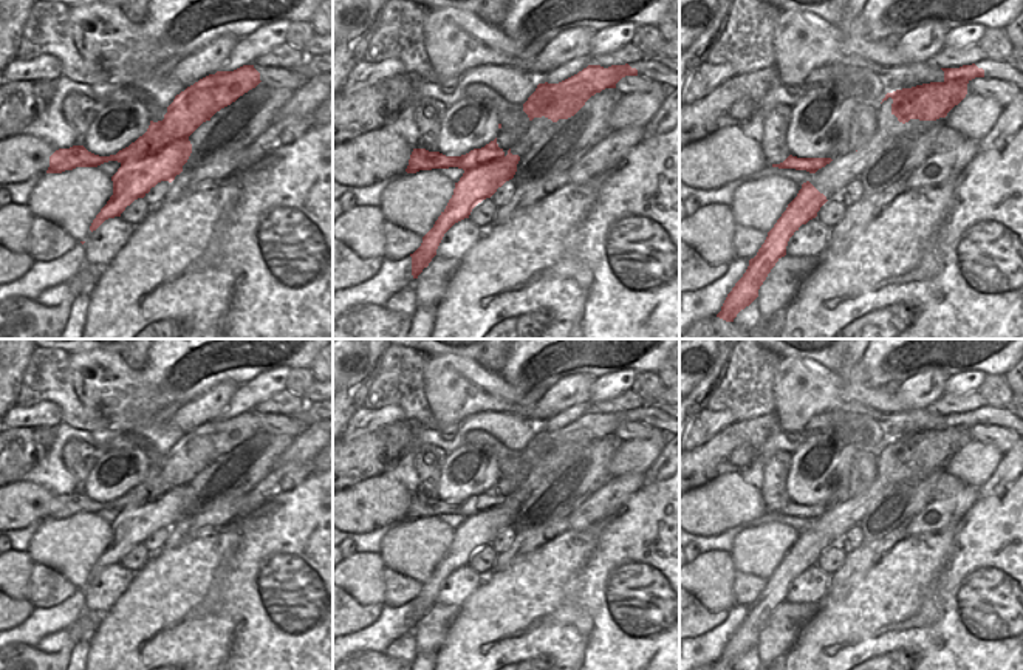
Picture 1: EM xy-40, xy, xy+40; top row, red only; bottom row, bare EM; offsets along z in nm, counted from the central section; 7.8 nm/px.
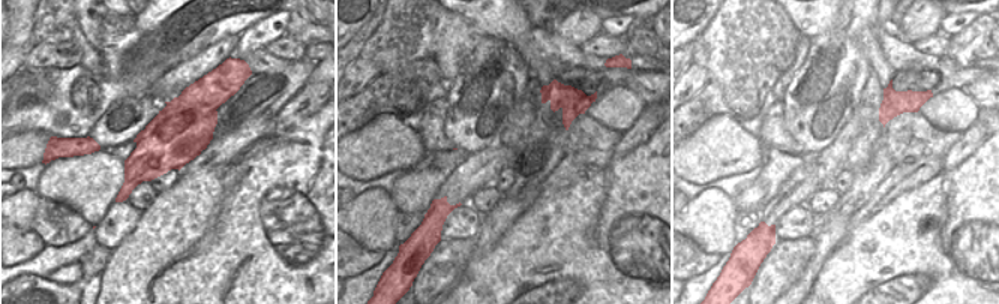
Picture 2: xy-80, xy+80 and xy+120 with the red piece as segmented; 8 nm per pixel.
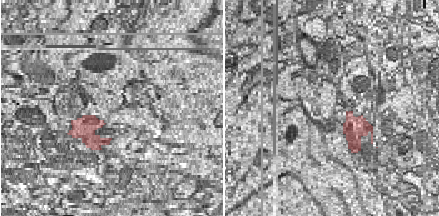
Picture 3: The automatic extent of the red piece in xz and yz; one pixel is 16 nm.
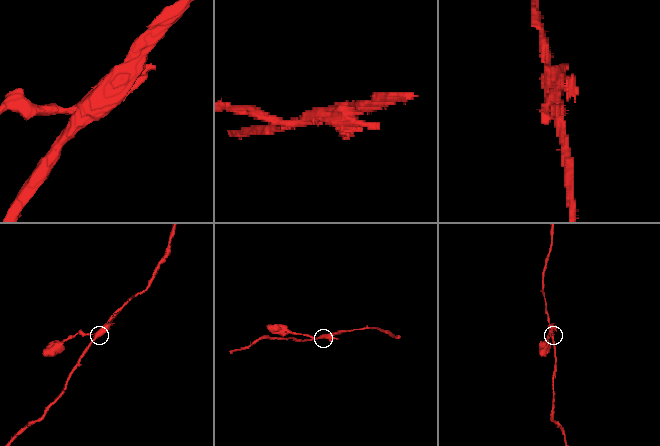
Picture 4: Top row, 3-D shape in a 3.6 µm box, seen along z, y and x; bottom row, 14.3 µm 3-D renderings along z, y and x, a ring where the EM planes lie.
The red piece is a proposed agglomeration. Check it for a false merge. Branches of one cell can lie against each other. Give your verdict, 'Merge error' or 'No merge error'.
Merge error.

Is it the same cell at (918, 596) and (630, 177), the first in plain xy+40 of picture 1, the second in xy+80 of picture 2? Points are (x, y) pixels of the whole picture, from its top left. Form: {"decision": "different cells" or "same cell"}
{"decision": "same cell"}

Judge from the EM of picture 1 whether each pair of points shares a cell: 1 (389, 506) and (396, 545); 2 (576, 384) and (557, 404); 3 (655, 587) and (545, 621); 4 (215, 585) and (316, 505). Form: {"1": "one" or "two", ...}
{"1": "two", "2": "one", "3": "one", "4": "one"}

